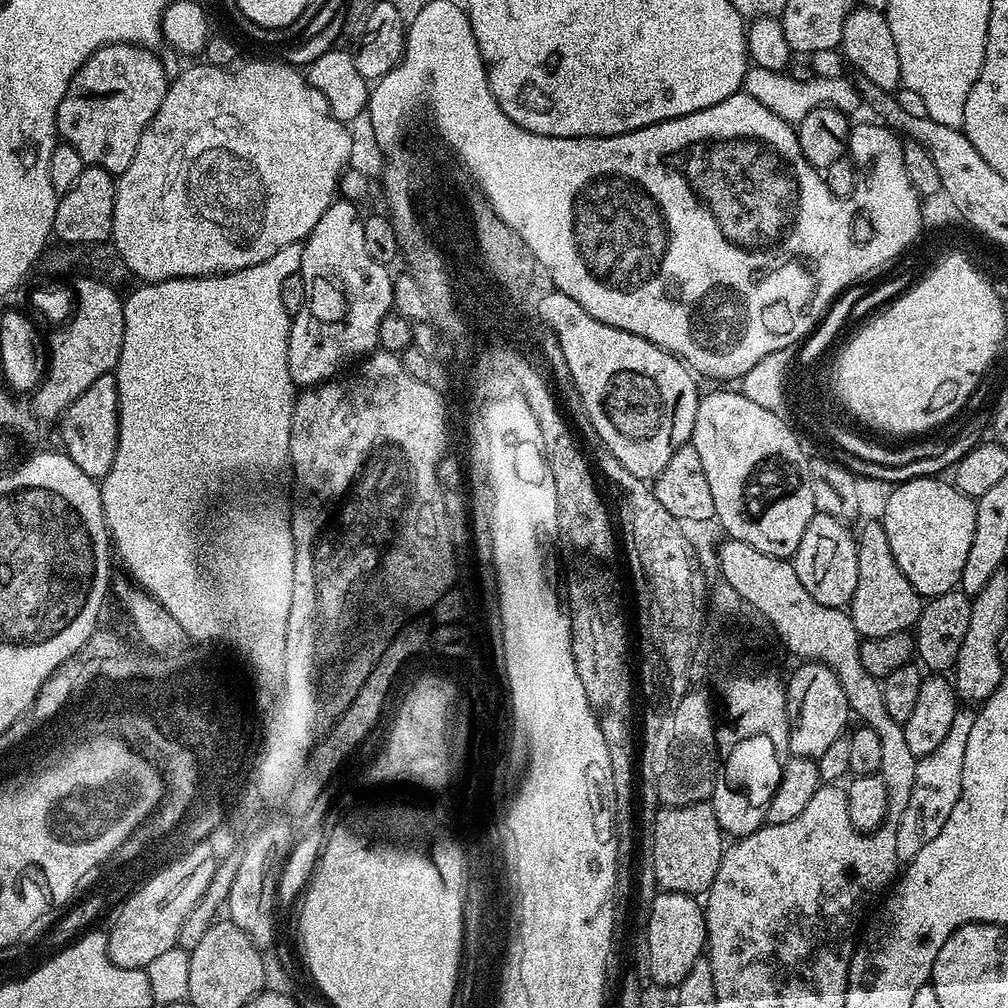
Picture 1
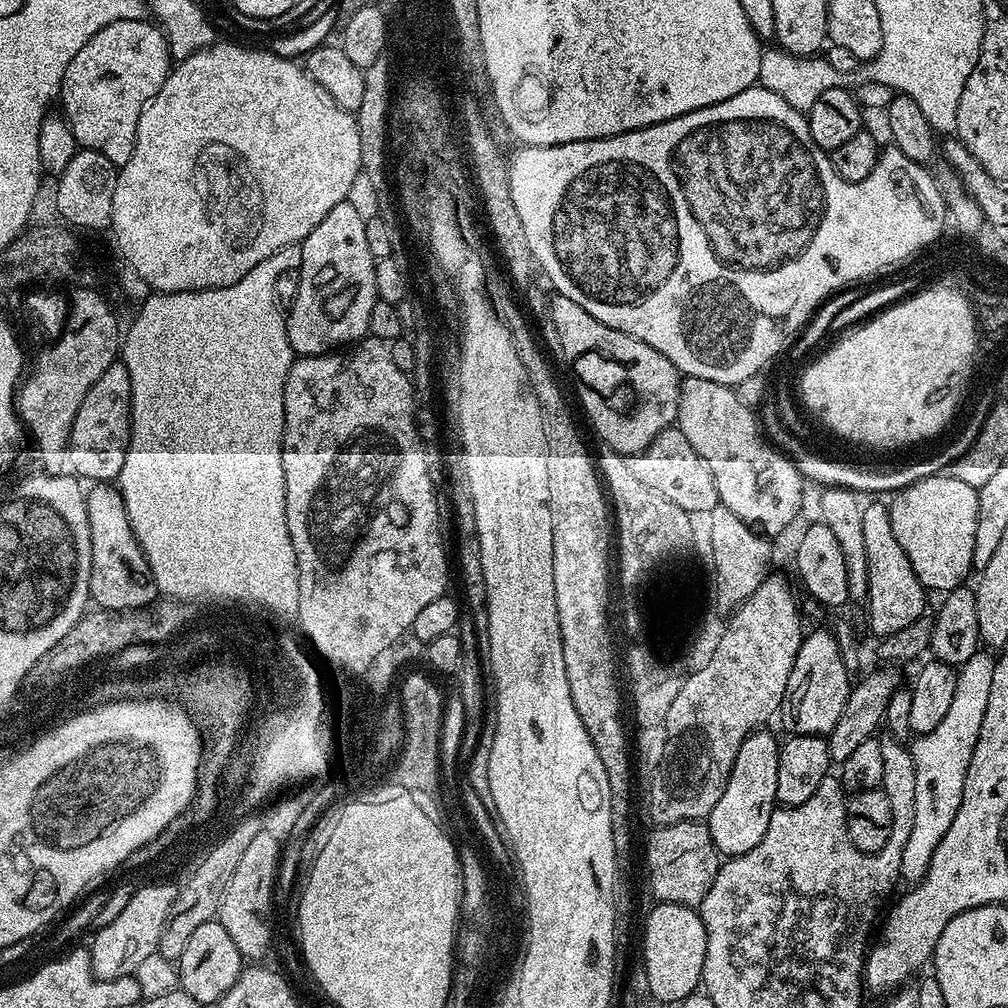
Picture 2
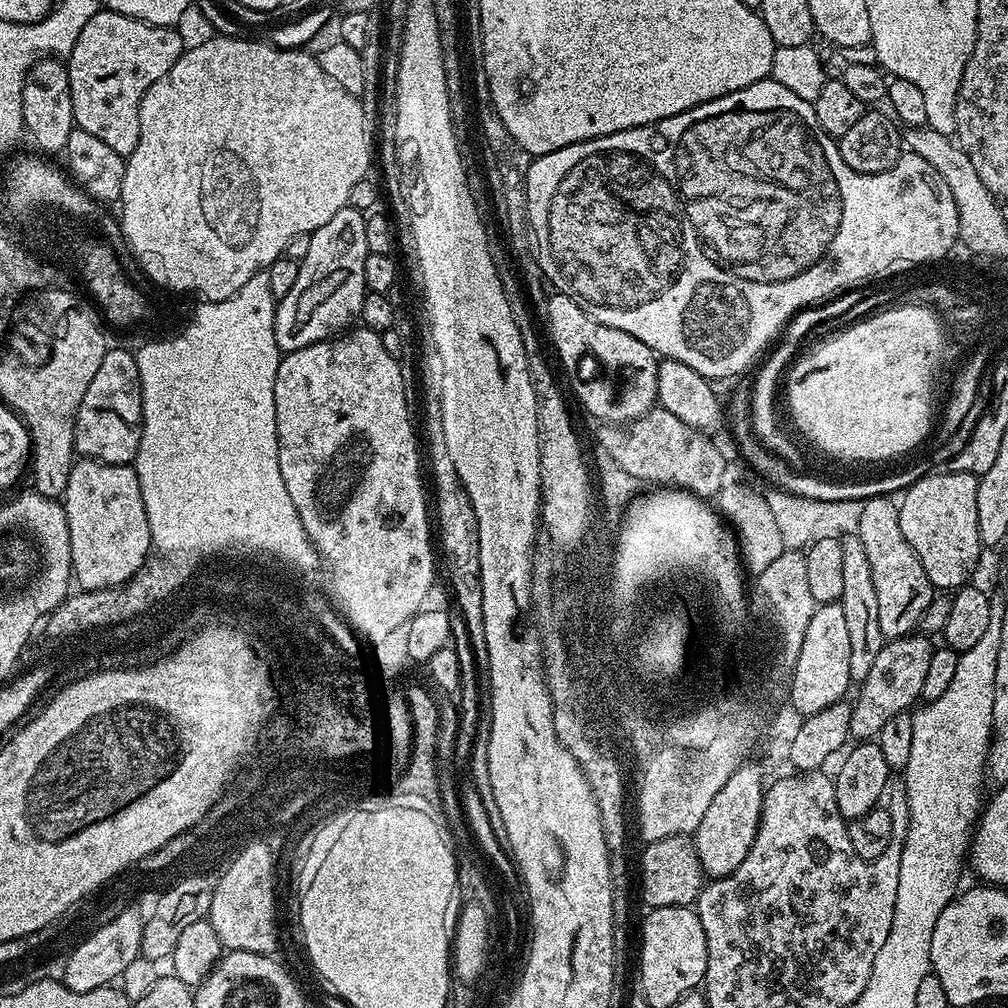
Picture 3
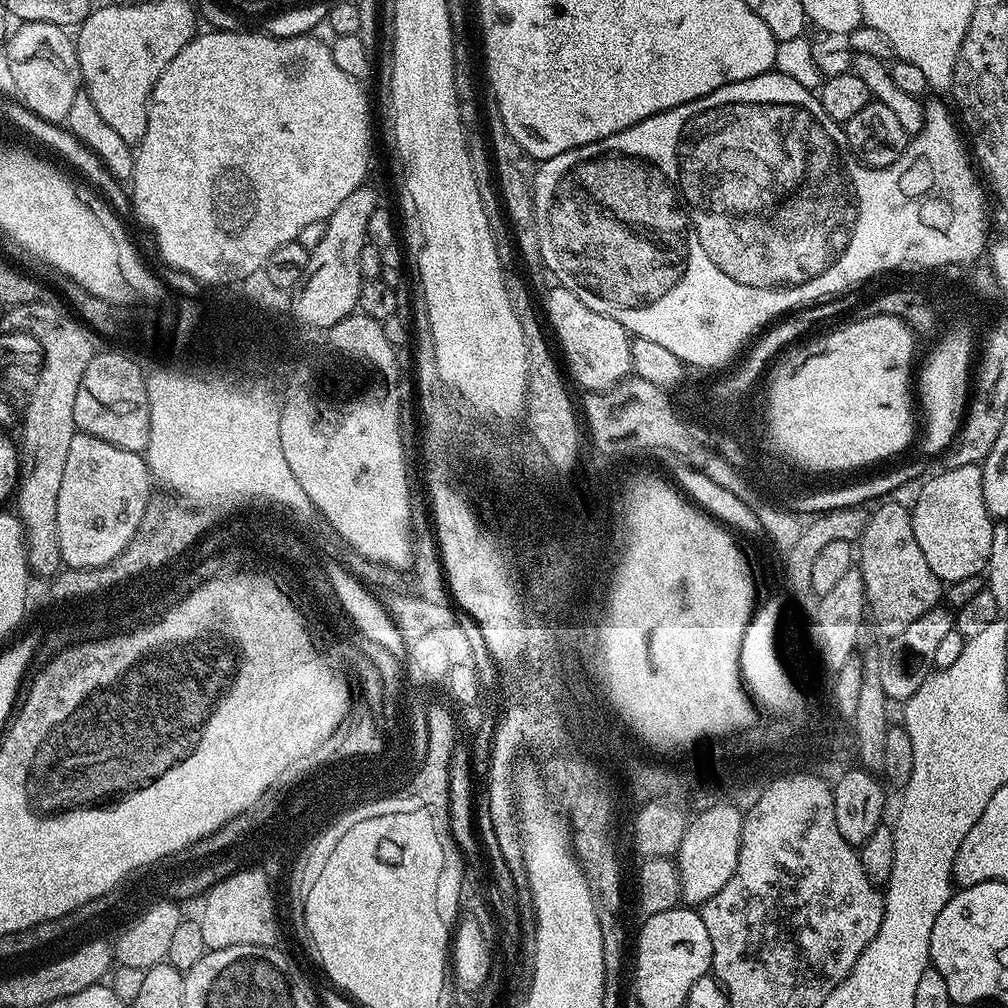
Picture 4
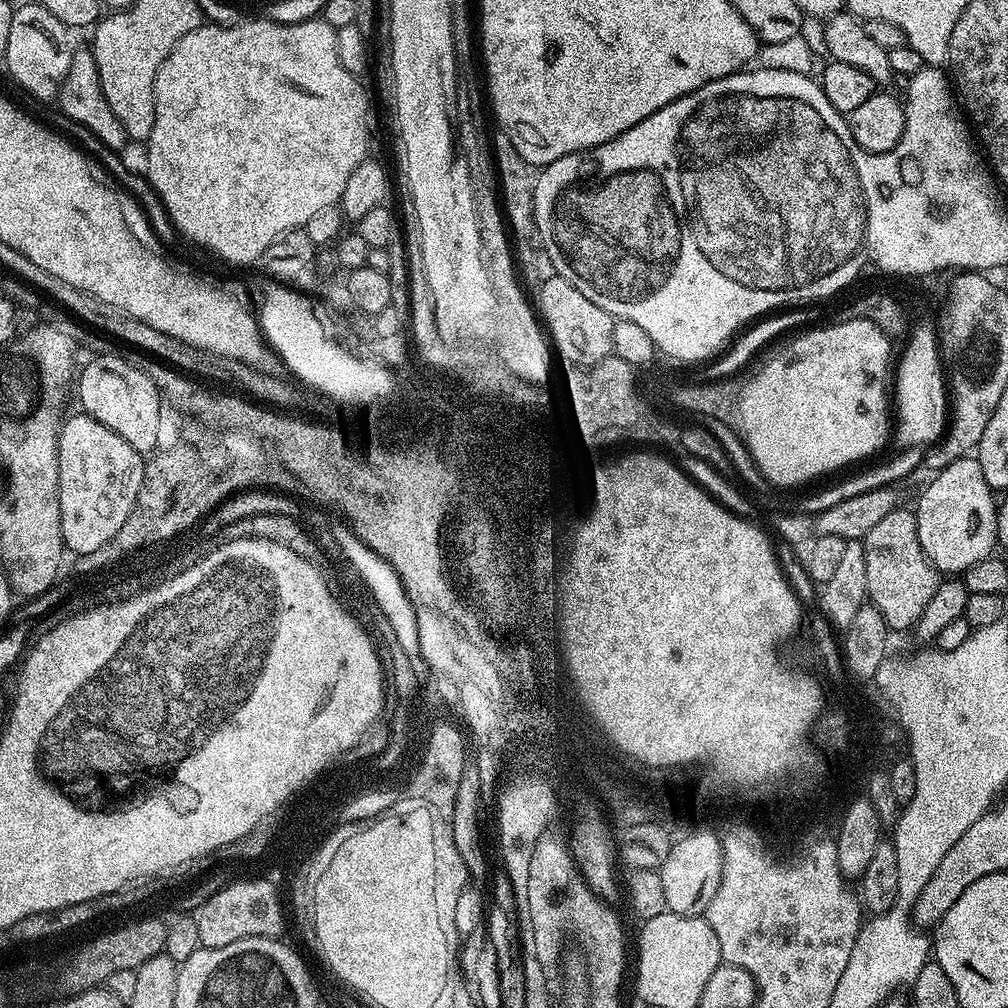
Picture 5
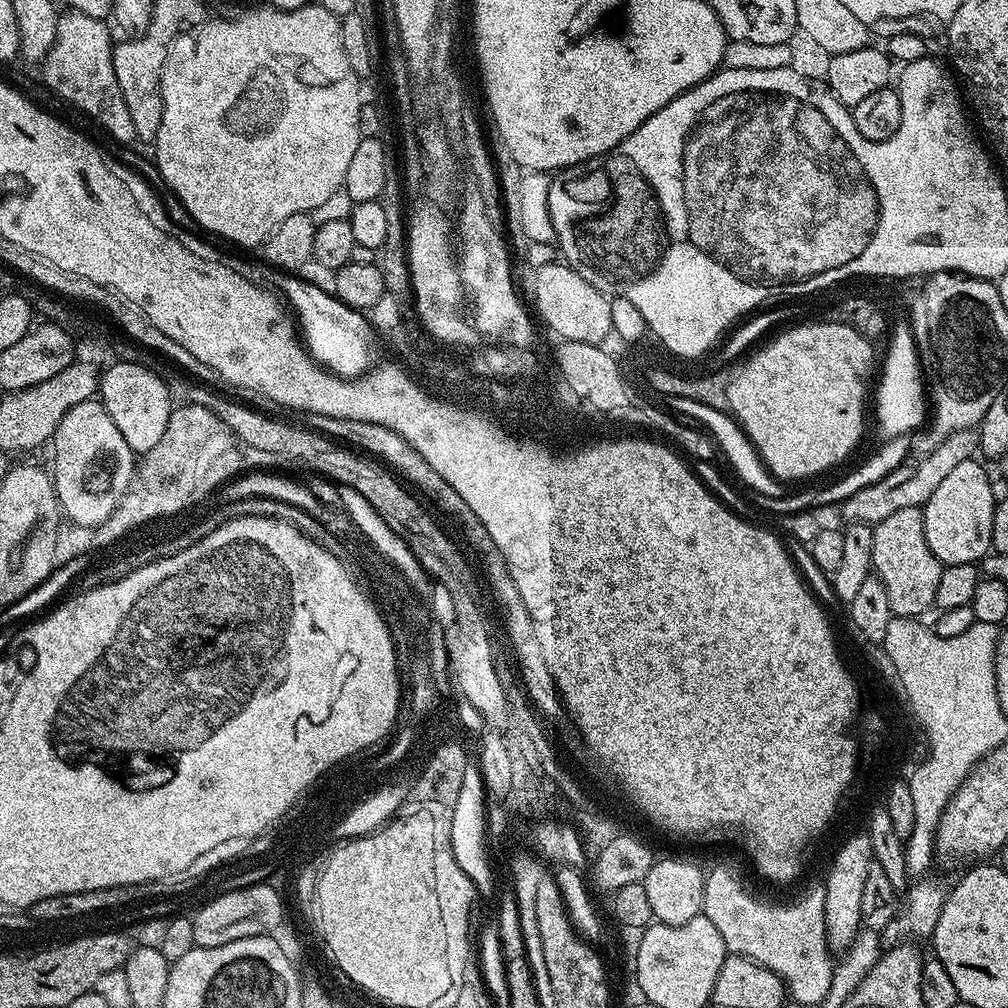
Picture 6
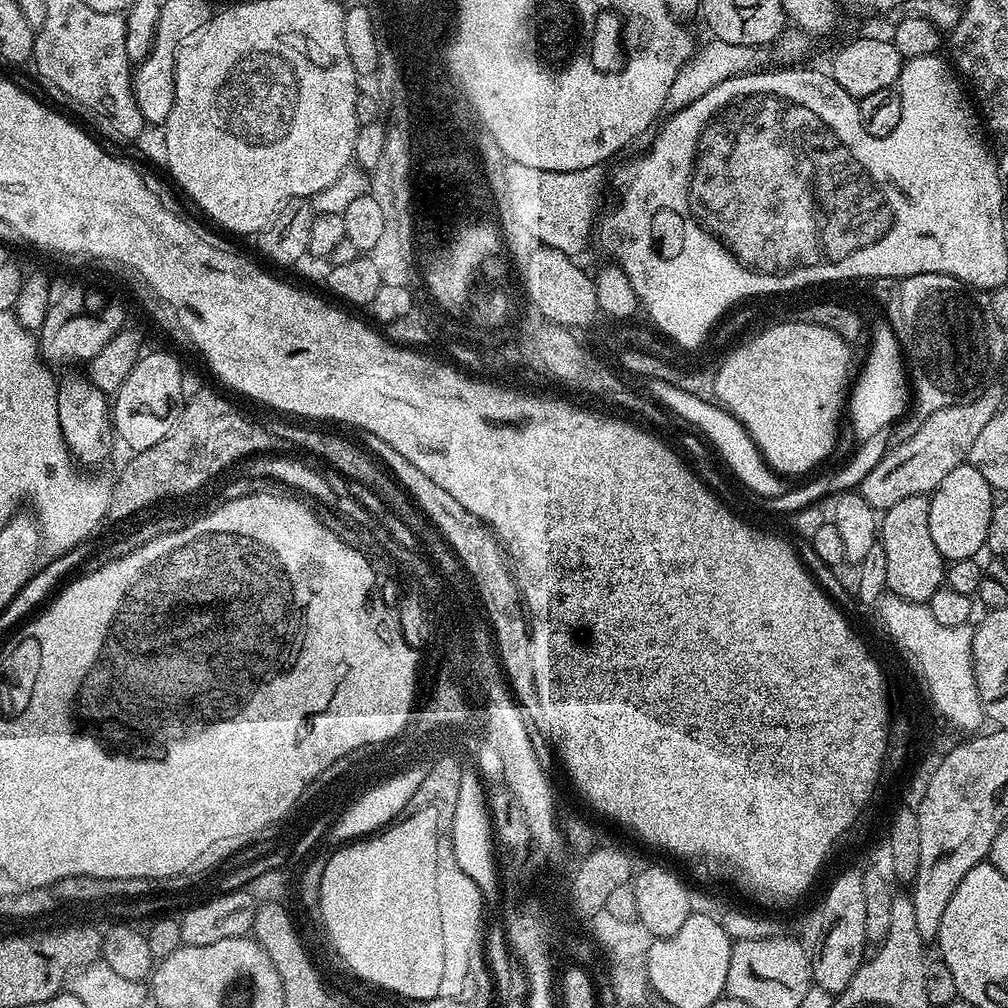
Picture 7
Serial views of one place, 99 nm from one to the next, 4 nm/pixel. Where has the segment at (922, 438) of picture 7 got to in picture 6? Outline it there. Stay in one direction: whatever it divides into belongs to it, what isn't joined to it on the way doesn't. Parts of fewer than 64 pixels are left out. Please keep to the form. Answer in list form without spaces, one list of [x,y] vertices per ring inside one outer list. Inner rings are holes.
[[[973,429],[955,432],[940,443],[928,456],[921,457],[916,468],[903,464],[891,471],[881,480],[850,494],[839,505],[838,510],[845,516],[848,524],[870,524],[875,526],[882,518],[890,518],[890,514],[898,510],[923,508],[939,483],[954,470],[959,463],[973,459],[979,451],[979,433]]]

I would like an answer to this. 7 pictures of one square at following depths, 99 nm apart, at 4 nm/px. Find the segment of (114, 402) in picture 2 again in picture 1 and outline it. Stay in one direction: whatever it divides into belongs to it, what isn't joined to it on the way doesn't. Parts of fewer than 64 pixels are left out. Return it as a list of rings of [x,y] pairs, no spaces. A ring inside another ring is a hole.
[[[115,375],[94,378],[94,383],[86,394],[78,394],[63,416],[58,421],[62,451],[69,456],[91,480],[97,482],[104,479],[105,474],[114,466],[114,454],[118,450],[118,418],[120,403],[118,402],[118,386]]]

